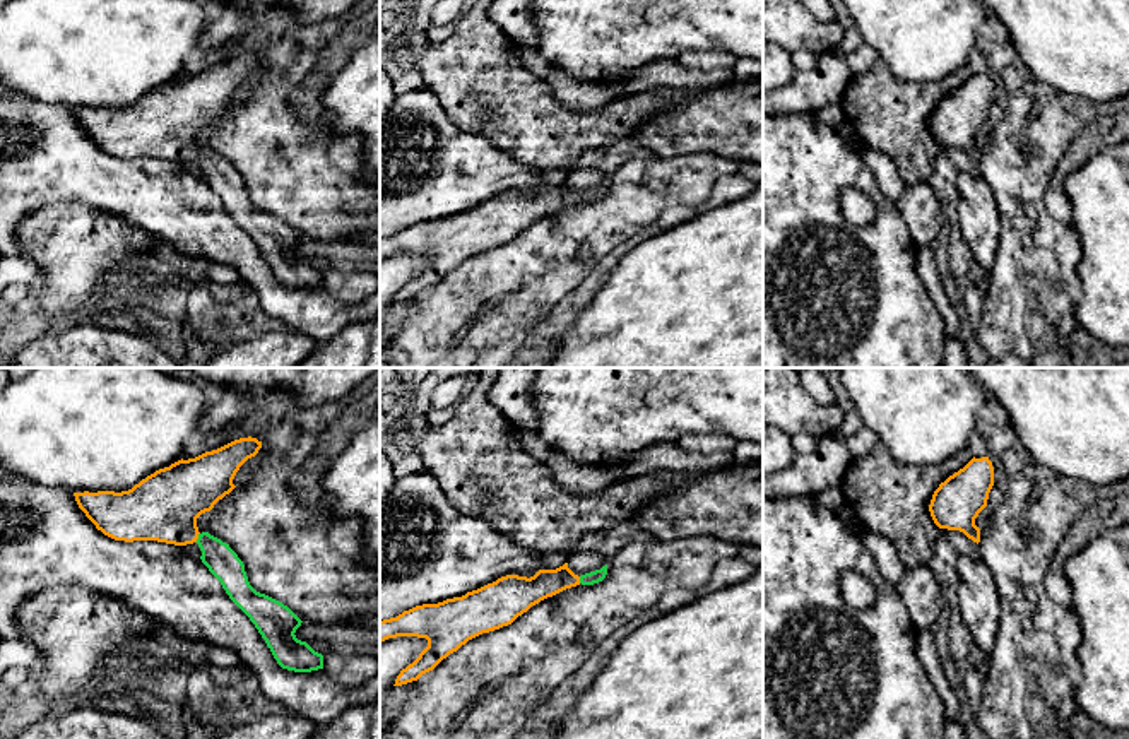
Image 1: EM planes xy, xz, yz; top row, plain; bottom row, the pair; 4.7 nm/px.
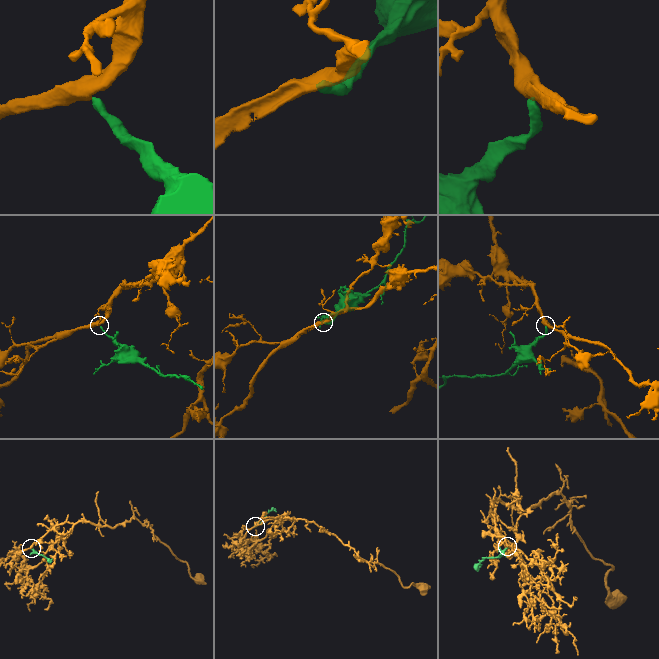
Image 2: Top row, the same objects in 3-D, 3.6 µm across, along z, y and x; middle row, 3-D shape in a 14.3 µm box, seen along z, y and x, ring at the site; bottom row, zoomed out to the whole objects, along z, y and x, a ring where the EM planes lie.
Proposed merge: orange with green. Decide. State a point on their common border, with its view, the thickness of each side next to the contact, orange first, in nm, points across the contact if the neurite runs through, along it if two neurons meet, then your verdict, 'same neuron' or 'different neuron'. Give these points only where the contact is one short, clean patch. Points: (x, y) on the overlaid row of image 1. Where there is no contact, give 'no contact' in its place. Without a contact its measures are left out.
meets orange in xy at (197, 537); 320 nm thick on the orange side, 150 nm on the other; runs through xy (163, 507), (197, 537), (218, 556); same neuron

